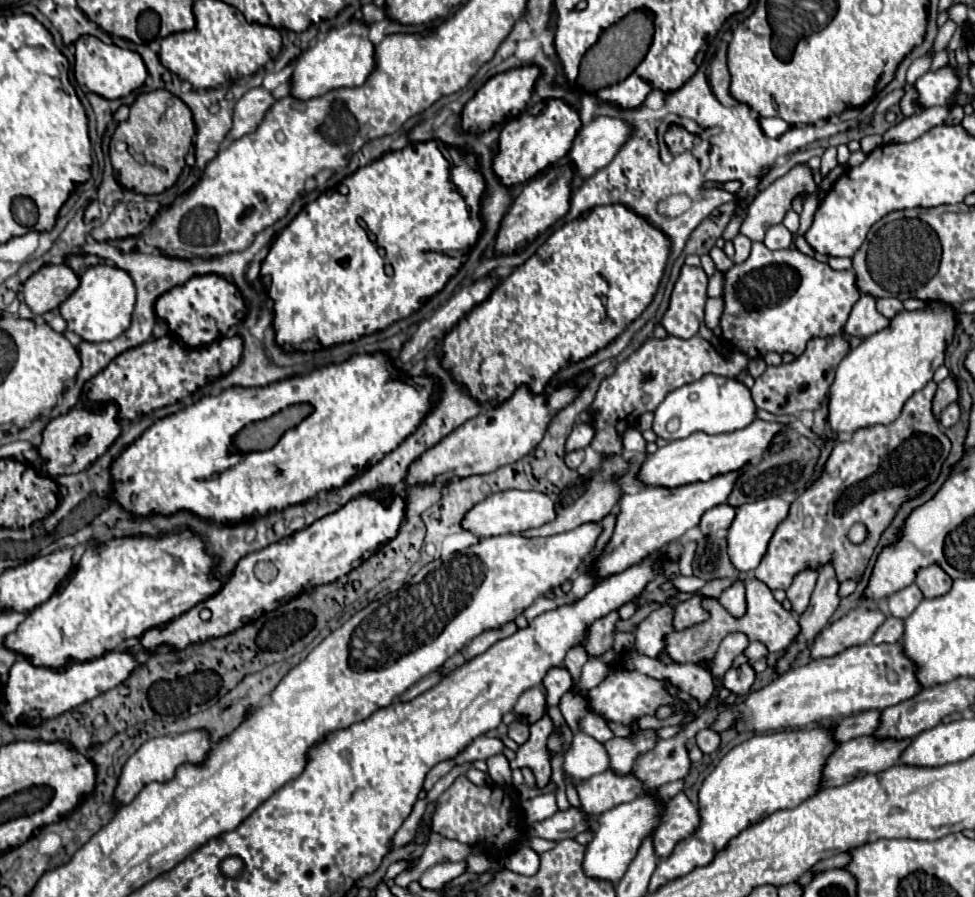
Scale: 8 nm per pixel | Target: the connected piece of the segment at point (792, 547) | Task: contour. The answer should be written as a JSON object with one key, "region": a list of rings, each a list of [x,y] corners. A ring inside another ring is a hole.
{"region":[[[929,382],[923,390],[913,394],[913,398],[909,398],[909,402],[905,402],[897,422],[873,426],[869,430],[859,430],[857,434],[853,434],[851,440],[839,442],[833,448],[831,456],[825,462],[821,476],[803,494],[799,494],[791,502],[787,518],[777,526],[777,530],[767,546],[765,558],[761,560],[761,564],[755,570],[757,580],[767,584],[771,590],[777,590],[777,588],[787,590],[799,572],[821,570],[825,564],[831,564],[835,568],[835,576],[839,582],[845,582],[845,580],[859,582],[863,578],[865,568],[873,556],[873,550],[875,550],[881,534],[889,528],[889,524],[895,518],[901,504],[923,494],[923,490],[939,478],[941,466],[951,452],[951,442],[939,428],[935,414],[931,410],[935,390],[937,390],[937,384]],[[855,522],[863,522],[869,528],[869,540],[861,546],[851,544],[847,538],[847,532]]]}

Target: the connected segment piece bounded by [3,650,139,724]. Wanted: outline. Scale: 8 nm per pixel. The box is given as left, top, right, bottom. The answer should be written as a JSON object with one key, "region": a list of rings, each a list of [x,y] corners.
{"region":[[[113,650],[107,652],[99,658],[87,660],[87,662],[69,662],[67,668],[39,668],[33,666],[29,658],[19,658],[11,672],[9,672],[9,680],[5,684],[5,710],[3,710],[3,718],[9,724],[17,724],[17,722],[25,722],[29,718],[29,714],[35,710],[37,720],[47,720],[47,718],[55,718],[115,686],[119,686],[123,680],[127,680],[135,670],[137,670],[139,662],[135,658],[133,652],[125,650]]]}

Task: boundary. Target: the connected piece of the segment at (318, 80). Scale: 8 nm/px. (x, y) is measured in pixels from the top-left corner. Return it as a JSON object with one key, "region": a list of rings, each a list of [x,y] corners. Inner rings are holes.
{"region":[[[351,22],[343,28],[331,30],[323,40],[315,42],[307,48],[293,66],[291,74],[291,96],[299,100],[311,100],[315,96],[323,96],[335,88],[353,88],[361,86],[369,74],[375,70],[375,46],[367,38],[369,28],[363,22]]]}

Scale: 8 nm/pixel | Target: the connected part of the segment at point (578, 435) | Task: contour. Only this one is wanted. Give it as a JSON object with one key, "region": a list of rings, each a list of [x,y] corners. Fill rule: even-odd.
{"region":[[[575,424],[569,438],[567,438],[565,450],[573,452],[573,450],[587,448],[591,444],[591,440],[593,440],[593,428],[589,424]]]}

